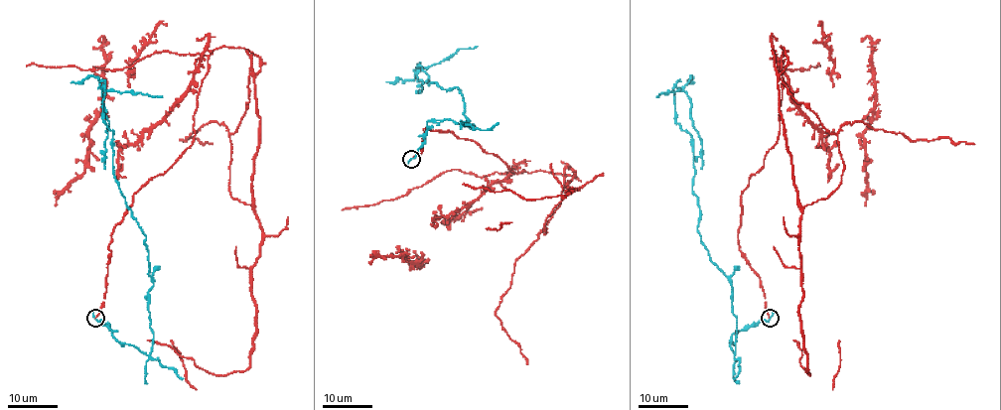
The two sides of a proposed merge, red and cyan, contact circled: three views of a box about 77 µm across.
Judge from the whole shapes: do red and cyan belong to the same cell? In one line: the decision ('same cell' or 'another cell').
another cell

